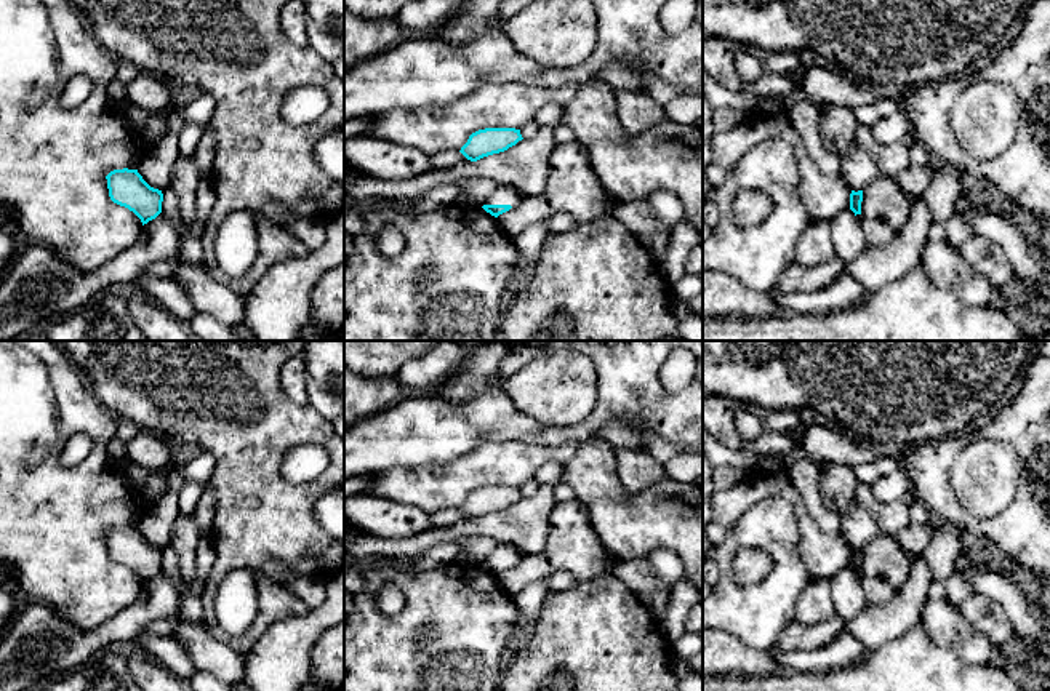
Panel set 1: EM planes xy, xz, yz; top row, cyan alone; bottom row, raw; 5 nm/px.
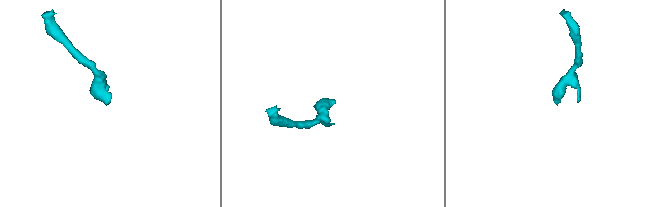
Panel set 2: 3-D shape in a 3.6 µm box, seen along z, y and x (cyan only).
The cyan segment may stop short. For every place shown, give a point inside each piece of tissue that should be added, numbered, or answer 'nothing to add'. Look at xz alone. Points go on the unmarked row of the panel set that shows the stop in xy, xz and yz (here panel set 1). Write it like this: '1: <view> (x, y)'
1: xz (503, 552)

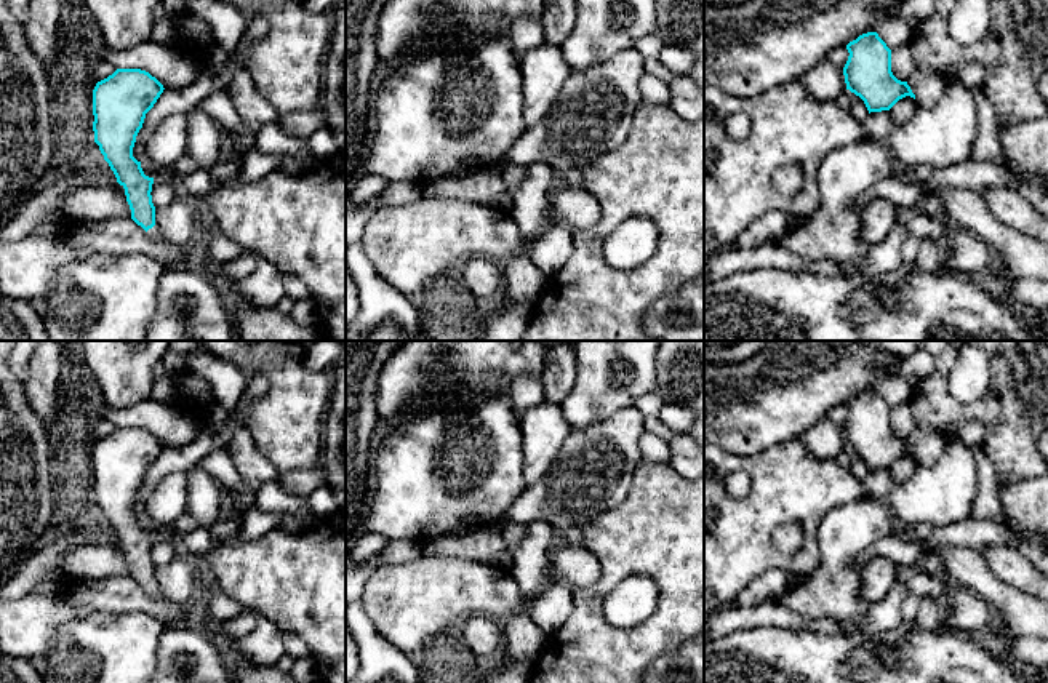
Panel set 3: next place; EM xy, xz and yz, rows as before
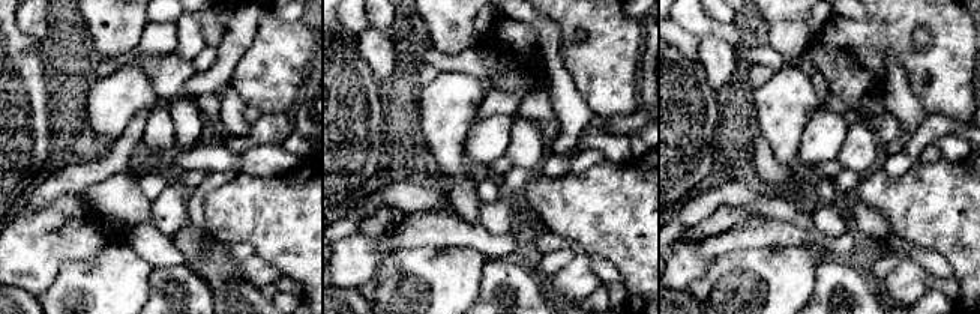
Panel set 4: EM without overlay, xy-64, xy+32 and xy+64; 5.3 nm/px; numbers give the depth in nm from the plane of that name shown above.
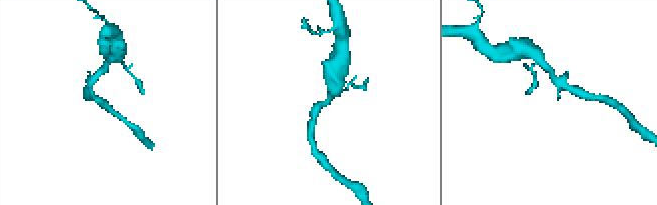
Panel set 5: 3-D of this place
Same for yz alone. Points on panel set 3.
nothing to add

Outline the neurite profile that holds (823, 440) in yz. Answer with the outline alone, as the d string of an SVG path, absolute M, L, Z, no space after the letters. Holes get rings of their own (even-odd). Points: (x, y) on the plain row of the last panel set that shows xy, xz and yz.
M827 417L819 419L803 435L806 451L816 459L837 459L846 448L843 427L835 425Z

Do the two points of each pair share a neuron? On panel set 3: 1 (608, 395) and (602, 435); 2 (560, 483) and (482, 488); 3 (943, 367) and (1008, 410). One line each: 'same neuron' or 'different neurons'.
1: different neurons
2: different neurons
3: same neuron

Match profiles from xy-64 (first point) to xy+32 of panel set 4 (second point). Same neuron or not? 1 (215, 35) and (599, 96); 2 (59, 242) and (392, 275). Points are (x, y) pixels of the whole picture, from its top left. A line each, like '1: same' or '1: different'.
1: different
2: different

